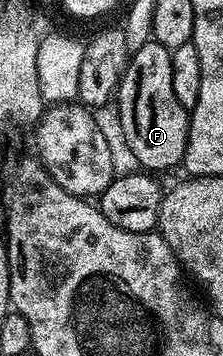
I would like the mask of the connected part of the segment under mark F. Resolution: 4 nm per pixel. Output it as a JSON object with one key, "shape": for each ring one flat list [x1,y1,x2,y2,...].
{"shape":[[149,40,146,44,142,44,142,48,131,51,127,65,124,67,124,76,121,79,118,91,118,102,120,98,120,130,124,133,124,138,128,141,128,146,132,149,132,154,141,162,143,169,148,172,156,172,154,170,168,170,171,166,179,167,184,161,184,153,188,147,188,119,190,112,182,104,178,104,178,96,174,96,174,80,172,79,172,51,167,50,162,44,158,44,154,40]]}

